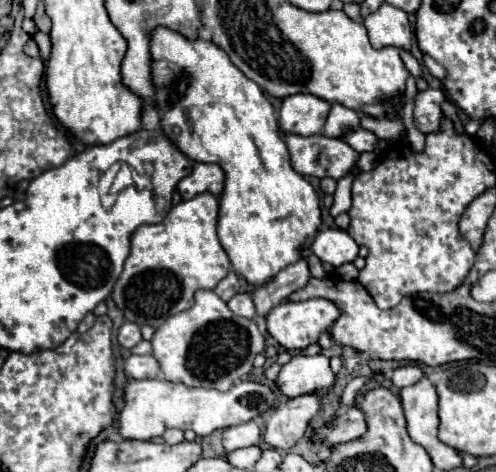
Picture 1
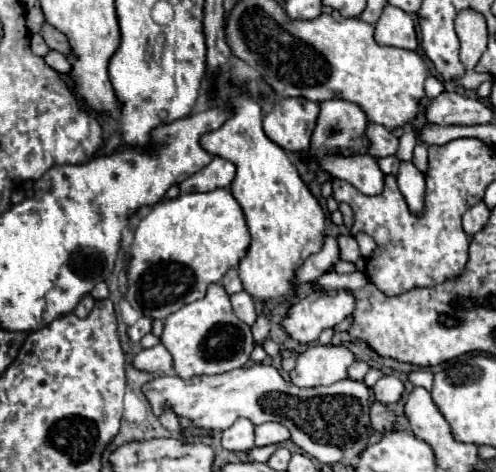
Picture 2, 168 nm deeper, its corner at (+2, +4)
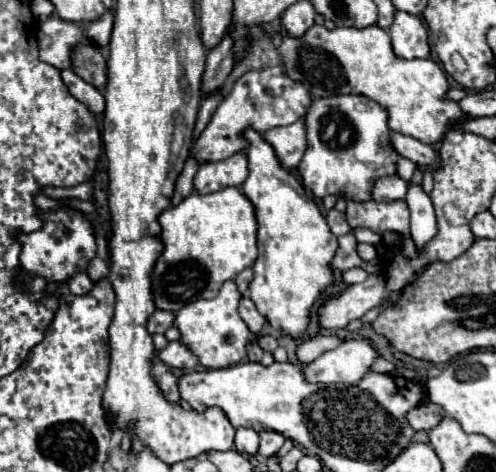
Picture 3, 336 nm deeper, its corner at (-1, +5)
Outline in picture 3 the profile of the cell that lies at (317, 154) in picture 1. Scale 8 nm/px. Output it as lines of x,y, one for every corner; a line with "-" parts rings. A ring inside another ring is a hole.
387,175
379,177
371,189
375,201
393,201
393,199
403,199
407,191
407,181
399,179
397,175

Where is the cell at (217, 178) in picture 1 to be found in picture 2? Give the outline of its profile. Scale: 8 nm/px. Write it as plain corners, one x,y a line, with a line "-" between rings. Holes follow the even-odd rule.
214,156
214,160
206,168
180,182
180,192
192,194
192,192
210,192
216,188
226,188
232,184
234,176
236,176
234,164
230,160

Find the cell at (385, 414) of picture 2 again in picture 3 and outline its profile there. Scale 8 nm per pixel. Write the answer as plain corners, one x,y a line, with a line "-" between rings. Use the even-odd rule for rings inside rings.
431,403
431,405
427,405
427,407
415,407
415,409
411,409
411,411
405,415
407,423
409,423
415,431
419,431
419,429
429,431
429,429
435,427
443,417
445,417
445,413
443,413
441,407
437,407
435,403

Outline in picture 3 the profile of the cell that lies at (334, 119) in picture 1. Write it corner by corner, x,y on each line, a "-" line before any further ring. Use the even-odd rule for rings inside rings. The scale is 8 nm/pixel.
333,95
333,97
315,99
309,107
309,113
305,115
305,127
307,127
309,147
297,169
301,173
303,185
309,187
315,197
325,197
325,195
339,197
347,193
351,199
371,199
373,181
377,177
395,173
395,163
399,159
399,153
393,149
389,141
387,113
375,101
363,95

